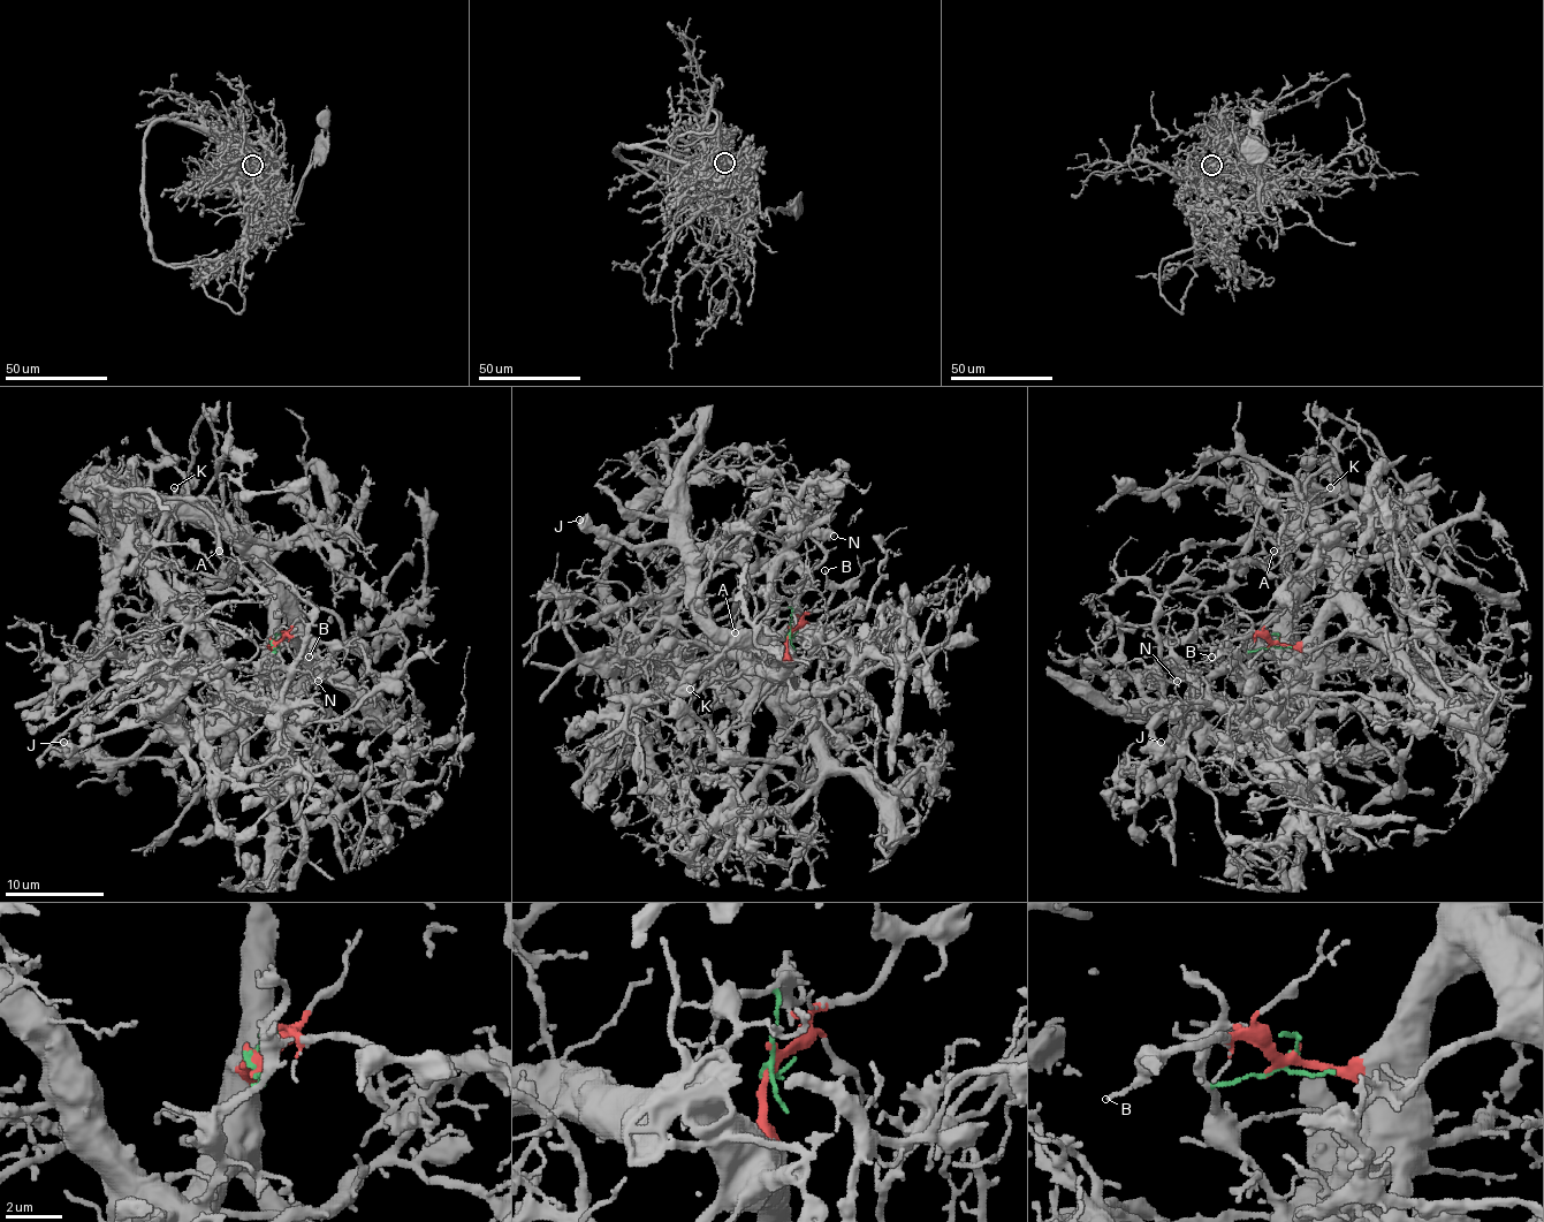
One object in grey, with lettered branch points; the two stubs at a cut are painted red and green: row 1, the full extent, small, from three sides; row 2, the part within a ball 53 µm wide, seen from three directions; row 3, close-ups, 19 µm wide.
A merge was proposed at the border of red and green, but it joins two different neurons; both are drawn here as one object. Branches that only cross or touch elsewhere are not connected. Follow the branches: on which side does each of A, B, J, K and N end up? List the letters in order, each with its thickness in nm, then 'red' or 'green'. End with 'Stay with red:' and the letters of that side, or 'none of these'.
A: calibre 70 nm; red
B: calibre 130 nm; red
J: calibre 440 nm; red
K: calibre 150 nm; red
N: calibre 140 nm; green
Stay with red: A, B, J, K

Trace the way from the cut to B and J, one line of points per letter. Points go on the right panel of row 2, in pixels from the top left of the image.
B: (1274, 644), (1261, 636), (1248, 636), (1229, 642), (1211, 655)
J: (1274, 644), (1300, 653), (1300, 693), (1271, 733), (1202, 730), (1187, 718), (1187, 728), (1170, 745), (1160, 742)

